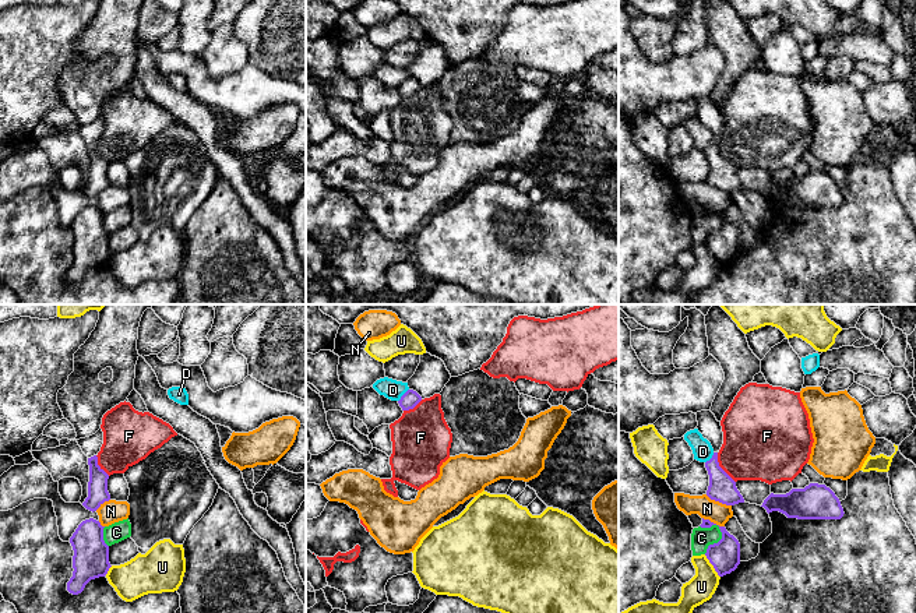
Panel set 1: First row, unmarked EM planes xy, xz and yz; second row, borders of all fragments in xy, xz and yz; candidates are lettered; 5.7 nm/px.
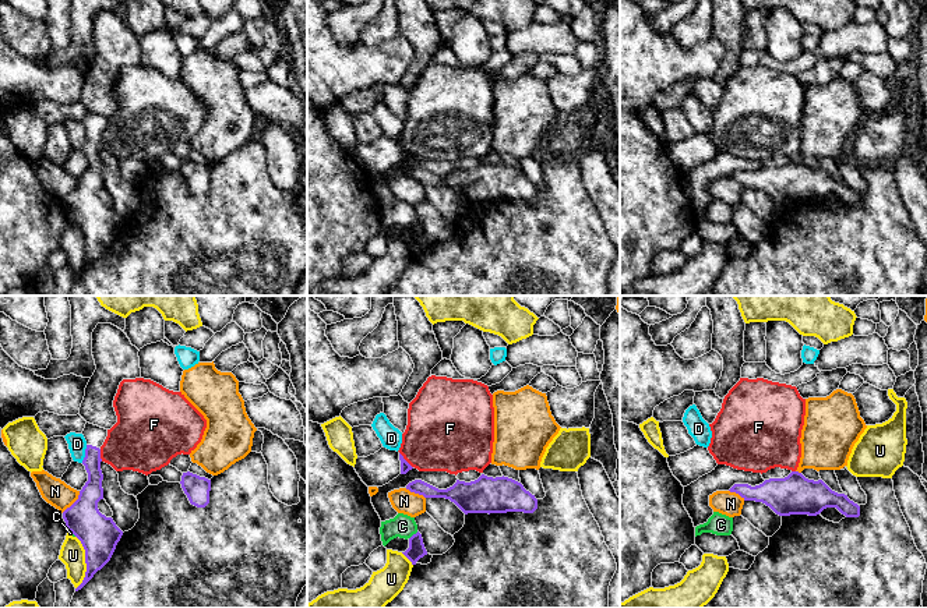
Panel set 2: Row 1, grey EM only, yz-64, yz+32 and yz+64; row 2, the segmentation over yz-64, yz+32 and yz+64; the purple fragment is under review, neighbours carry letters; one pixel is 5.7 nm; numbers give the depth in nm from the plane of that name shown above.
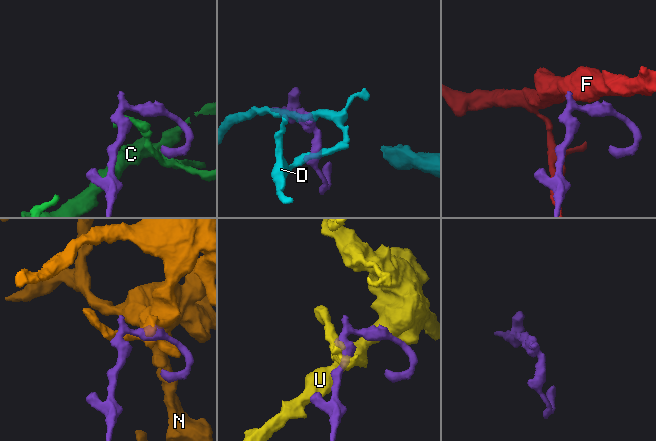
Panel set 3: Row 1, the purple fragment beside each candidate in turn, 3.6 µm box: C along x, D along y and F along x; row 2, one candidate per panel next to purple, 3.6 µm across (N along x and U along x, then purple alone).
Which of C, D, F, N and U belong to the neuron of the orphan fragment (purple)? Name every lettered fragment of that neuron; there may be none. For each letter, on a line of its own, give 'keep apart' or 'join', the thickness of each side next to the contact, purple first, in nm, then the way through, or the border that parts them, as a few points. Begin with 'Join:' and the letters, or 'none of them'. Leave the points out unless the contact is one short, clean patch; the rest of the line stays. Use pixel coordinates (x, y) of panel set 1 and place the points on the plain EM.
Join: none of them
C: keep apart; 180 nm thick on the purple side, 120 nm on the other; border along yz (715, 211), (721, 225), (711, 231), (704, 240)
D: keep apart; 100 nm thick on the purple side, 120 nm on the other; border along xz (408, 76), (398, 88)
F: keep apart; 160 nm thick on the purple side, 400 nm on the other; border along yz (717, 140), (719, 154), (735, 169)
N: keep apart; 160 nm thick on the purple side, 120 nm on the other
U: keep apart; 180 nm thick on the purple side, 160 nm on the other

